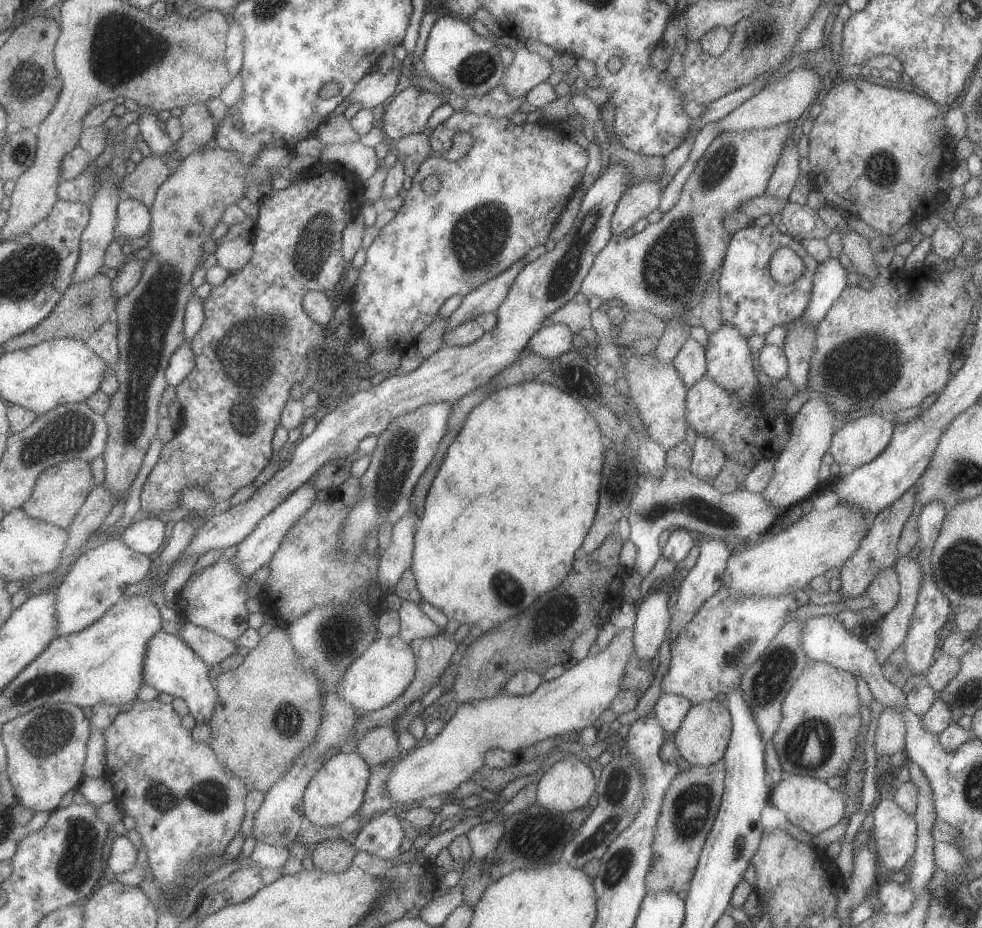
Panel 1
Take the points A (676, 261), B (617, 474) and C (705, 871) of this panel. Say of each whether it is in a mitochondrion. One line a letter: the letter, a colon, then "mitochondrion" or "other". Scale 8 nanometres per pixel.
A: mitochondrion
B: mitochondrion
C: other

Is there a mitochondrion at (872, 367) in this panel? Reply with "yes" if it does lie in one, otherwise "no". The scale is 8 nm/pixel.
yes

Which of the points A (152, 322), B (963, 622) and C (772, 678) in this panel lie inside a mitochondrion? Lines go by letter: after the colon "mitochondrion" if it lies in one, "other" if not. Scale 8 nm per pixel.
A: mitochondrion
B: other
C: mitochondrion

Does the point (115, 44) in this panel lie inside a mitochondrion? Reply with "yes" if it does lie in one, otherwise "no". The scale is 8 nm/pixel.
yes

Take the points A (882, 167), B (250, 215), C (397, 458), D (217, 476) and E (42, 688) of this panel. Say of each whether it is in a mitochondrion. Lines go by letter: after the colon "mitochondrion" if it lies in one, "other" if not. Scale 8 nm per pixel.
A: mitochondrion
B: other
C: mitochondrion
D: other
E: mitochondrion

